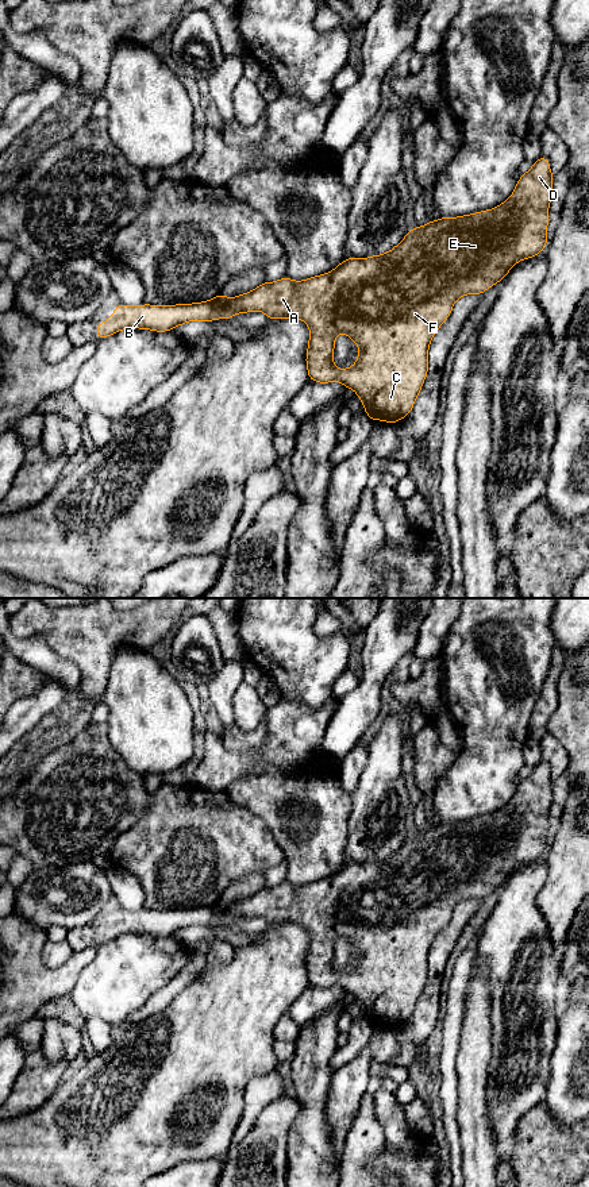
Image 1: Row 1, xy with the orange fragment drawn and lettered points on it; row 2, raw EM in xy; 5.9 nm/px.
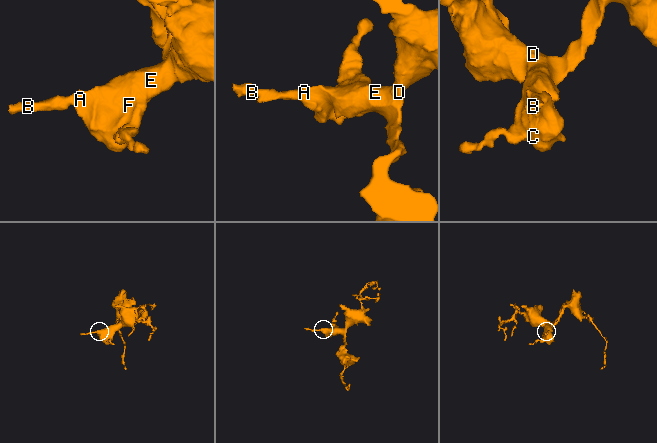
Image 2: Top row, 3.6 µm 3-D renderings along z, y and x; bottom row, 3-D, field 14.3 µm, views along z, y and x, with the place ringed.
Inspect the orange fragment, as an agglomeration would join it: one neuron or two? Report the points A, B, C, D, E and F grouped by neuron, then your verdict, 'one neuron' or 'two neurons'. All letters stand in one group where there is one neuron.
A B C D E F | one neuron

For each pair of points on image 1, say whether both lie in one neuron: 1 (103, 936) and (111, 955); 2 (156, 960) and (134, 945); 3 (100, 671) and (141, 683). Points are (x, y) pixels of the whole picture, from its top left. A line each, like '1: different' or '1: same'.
1: different
2: same
3: different

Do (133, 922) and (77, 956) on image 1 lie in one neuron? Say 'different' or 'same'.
different

